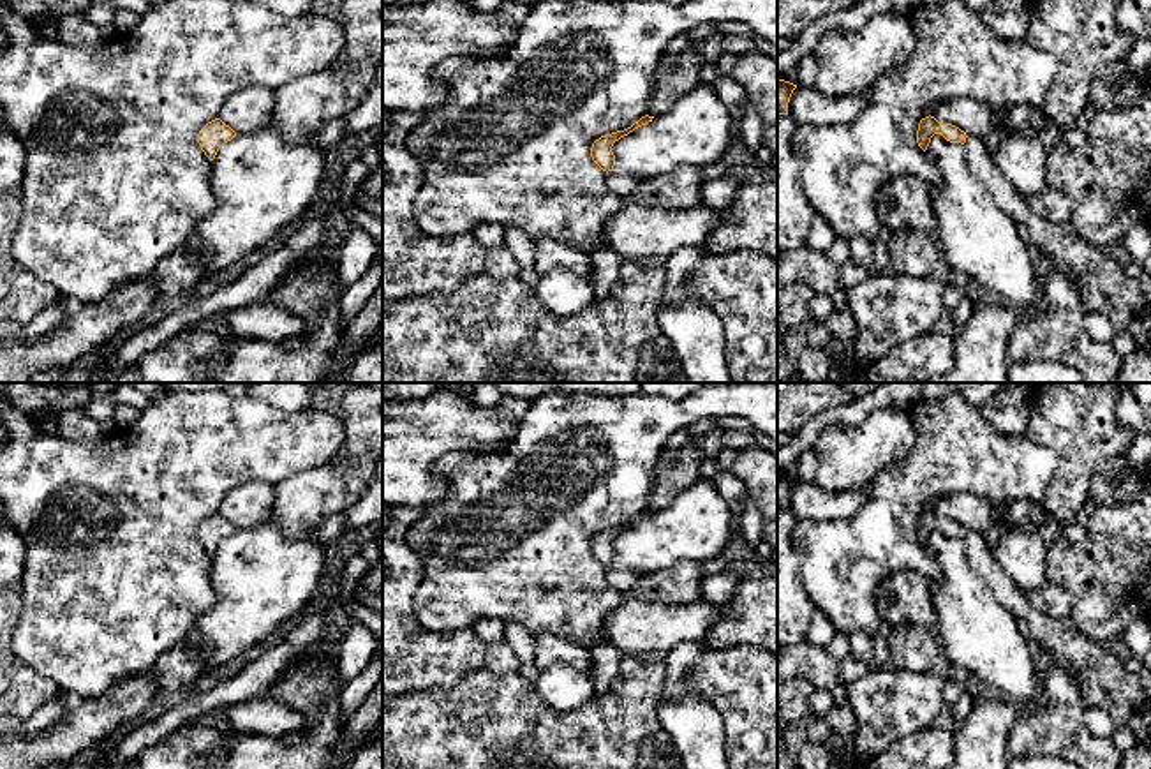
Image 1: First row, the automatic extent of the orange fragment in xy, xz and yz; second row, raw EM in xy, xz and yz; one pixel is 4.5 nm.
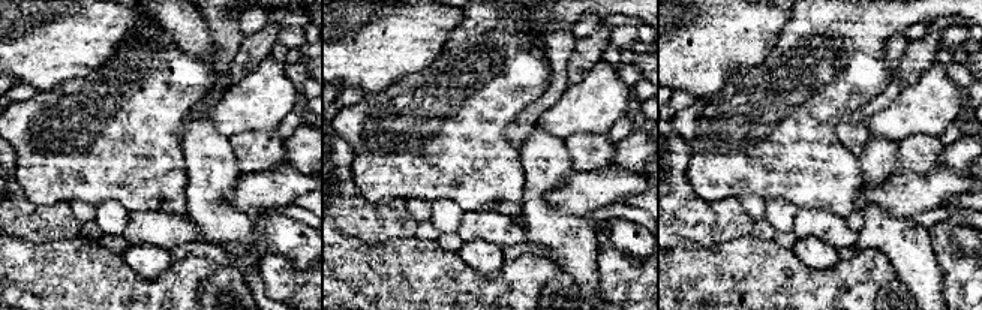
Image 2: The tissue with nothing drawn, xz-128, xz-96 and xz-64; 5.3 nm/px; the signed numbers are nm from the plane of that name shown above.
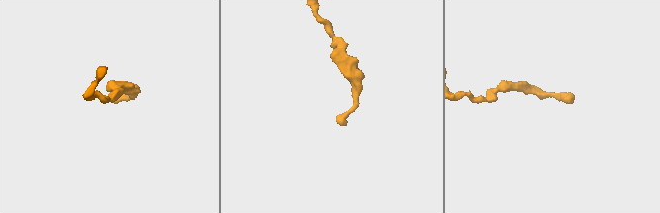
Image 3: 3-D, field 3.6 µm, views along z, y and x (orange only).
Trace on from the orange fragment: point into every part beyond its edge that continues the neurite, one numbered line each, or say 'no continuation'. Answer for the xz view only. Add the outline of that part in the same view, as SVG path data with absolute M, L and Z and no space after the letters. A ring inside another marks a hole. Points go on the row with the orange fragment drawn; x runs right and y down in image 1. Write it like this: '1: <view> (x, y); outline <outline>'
1: xz (624, 186); outline M615 171L606 173L606 183L613 192L620 194L626 199L631 199L638 187L638 182L635 178L619 175Z

